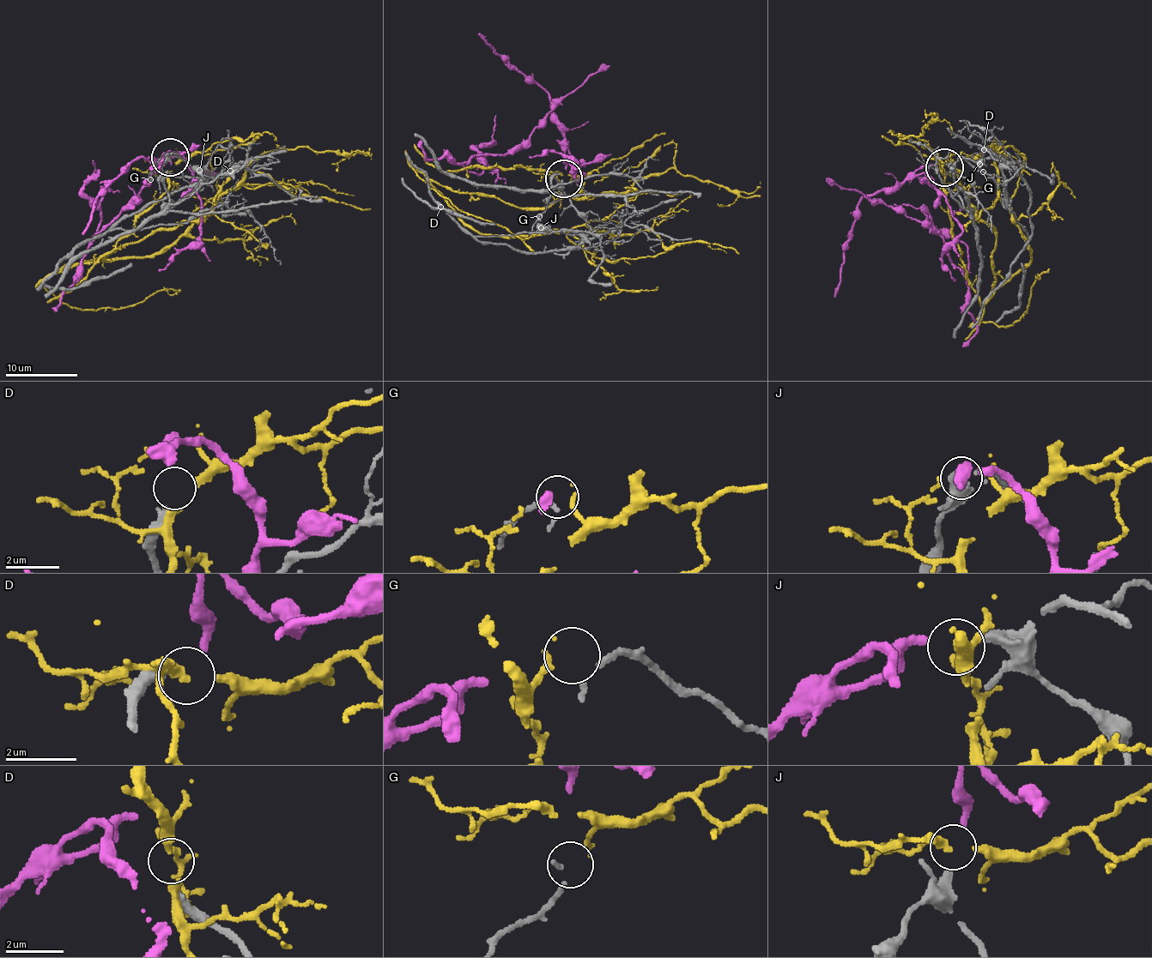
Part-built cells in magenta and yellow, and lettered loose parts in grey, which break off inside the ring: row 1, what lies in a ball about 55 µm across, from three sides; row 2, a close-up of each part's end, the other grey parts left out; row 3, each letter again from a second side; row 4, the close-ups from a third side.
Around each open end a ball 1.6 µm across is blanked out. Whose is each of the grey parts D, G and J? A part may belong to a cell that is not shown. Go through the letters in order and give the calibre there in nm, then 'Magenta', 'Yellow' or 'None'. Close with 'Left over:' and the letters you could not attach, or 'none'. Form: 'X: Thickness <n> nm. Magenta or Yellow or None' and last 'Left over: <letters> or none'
D: Thickness 280 nm. None
G: Thickness 180 nm. Yellow
J: Thickness 360 nm. Magenta
Left over: D

